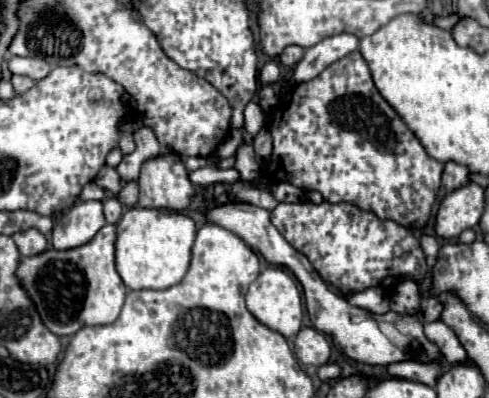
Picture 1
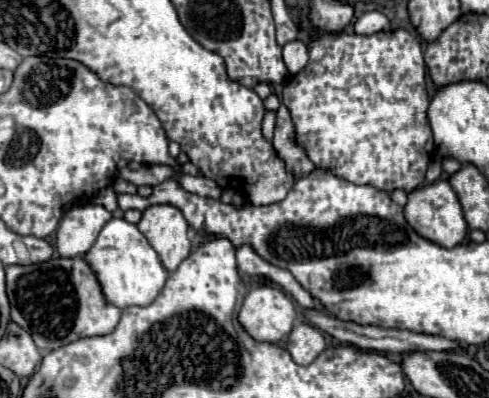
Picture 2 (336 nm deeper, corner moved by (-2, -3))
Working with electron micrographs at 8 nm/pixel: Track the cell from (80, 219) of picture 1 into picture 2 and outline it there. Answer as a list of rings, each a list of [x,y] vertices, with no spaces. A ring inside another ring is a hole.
[[[97,204],[73,206],[57,228],[57,252],[67,258],[87,254],[109,220],[111,214]]]

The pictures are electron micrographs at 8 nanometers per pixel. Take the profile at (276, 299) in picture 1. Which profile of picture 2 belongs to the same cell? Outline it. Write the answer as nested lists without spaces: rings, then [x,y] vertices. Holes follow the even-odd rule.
[[[263,284],[247,294],[237,318],[255,340],[275,344],[289,336],[297,310],[281,288]]]

